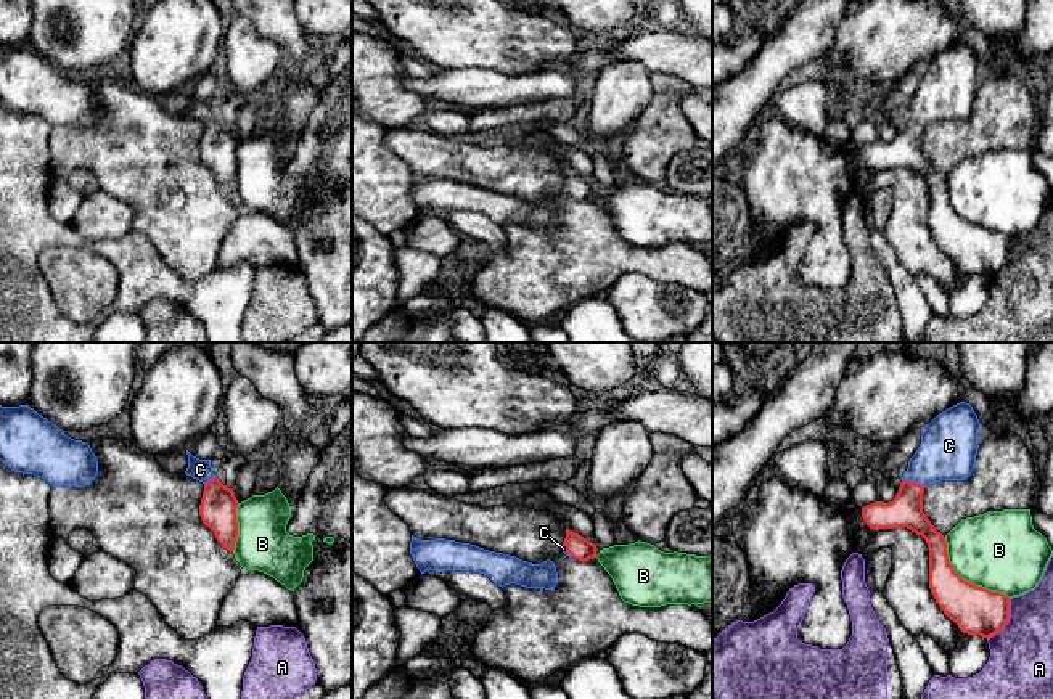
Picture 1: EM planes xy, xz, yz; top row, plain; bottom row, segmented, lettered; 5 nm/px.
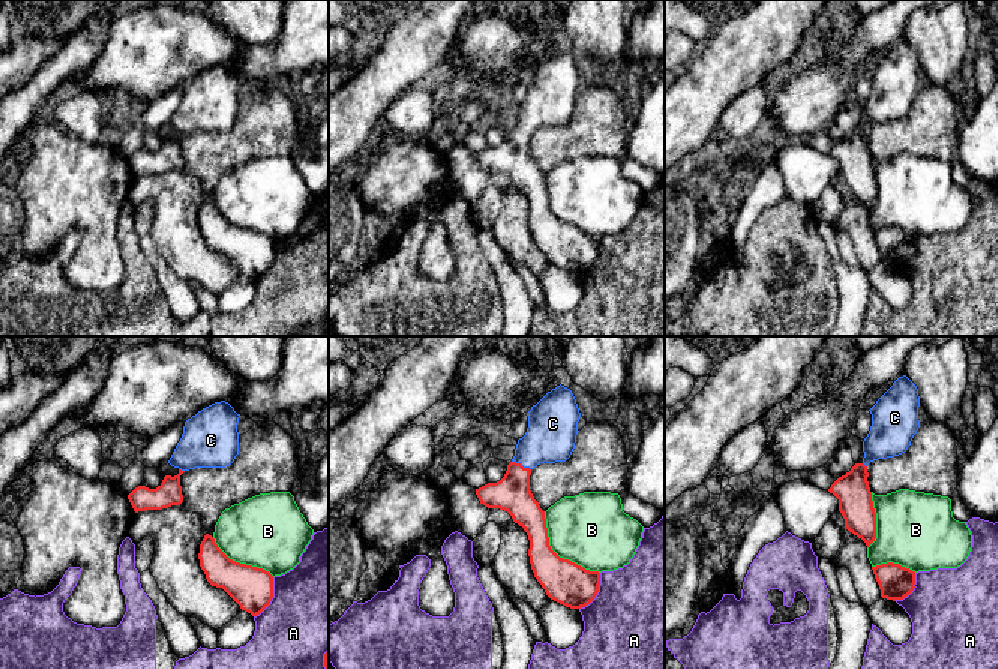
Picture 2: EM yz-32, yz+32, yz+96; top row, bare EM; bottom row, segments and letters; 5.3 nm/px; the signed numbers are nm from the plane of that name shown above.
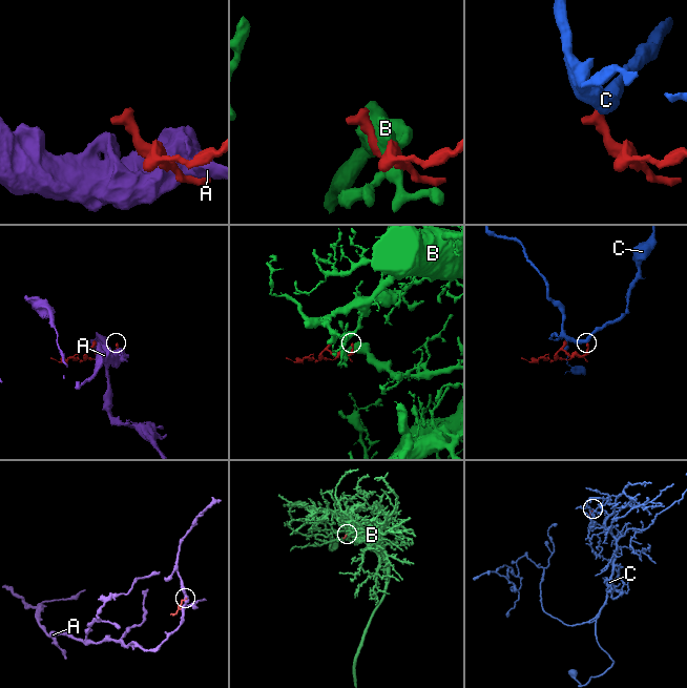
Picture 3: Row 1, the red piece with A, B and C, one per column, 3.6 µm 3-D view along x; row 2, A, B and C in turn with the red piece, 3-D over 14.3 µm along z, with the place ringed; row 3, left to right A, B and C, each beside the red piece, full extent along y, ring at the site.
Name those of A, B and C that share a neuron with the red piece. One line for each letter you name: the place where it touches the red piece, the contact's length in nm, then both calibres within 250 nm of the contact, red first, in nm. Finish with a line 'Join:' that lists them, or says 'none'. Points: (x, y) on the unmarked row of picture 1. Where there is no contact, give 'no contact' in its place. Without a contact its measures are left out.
C: yz (913, 122) | 130 nm | 170/280 nm
Join: C

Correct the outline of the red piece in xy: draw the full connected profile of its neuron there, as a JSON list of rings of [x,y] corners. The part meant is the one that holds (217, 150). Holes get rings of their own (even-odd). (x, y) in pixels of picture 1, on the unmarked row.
[[[188,90],[186,116],[204,124],[204,132],[199,145],[199,156],[206,167],[209,167],[217,182],[233,193],[238,178],[236,148],[238,140],[233,129],[223,125],[217,114],[212,112],[211,100],[199,100]]]

